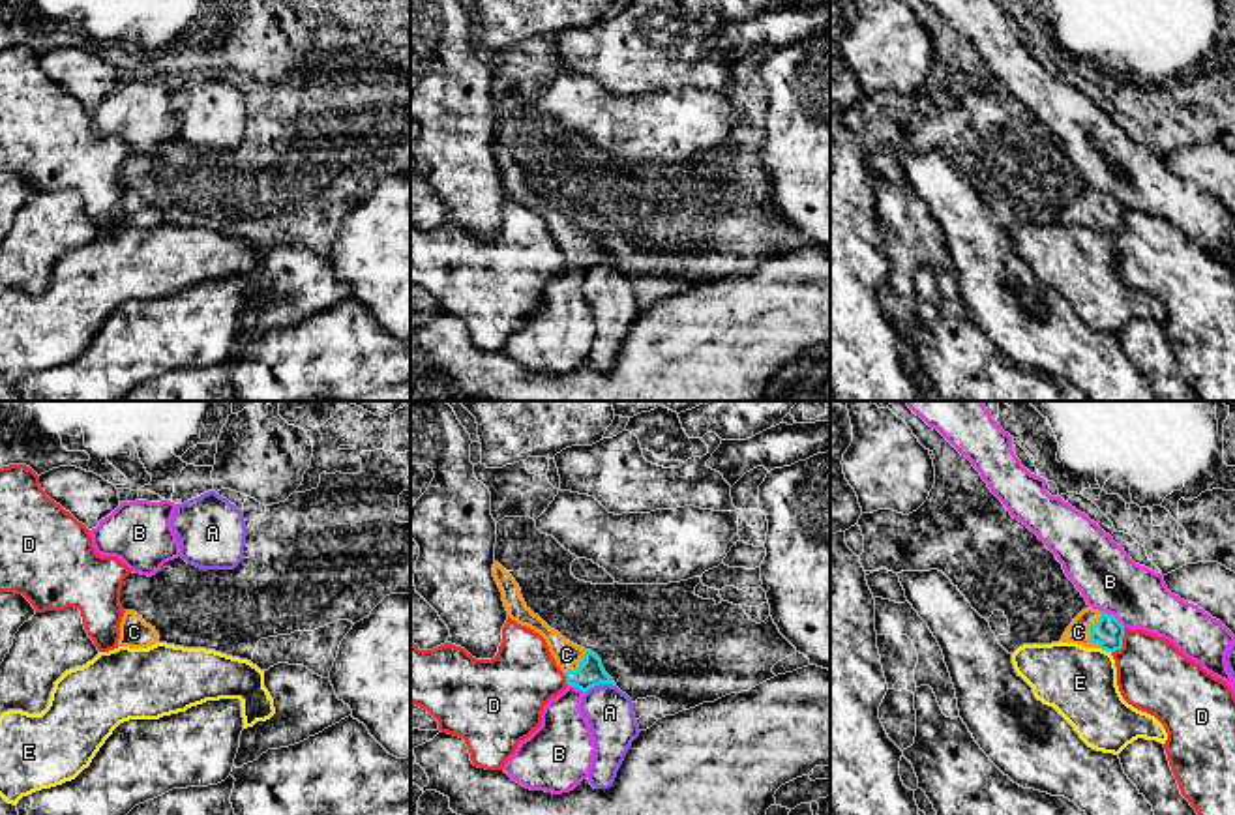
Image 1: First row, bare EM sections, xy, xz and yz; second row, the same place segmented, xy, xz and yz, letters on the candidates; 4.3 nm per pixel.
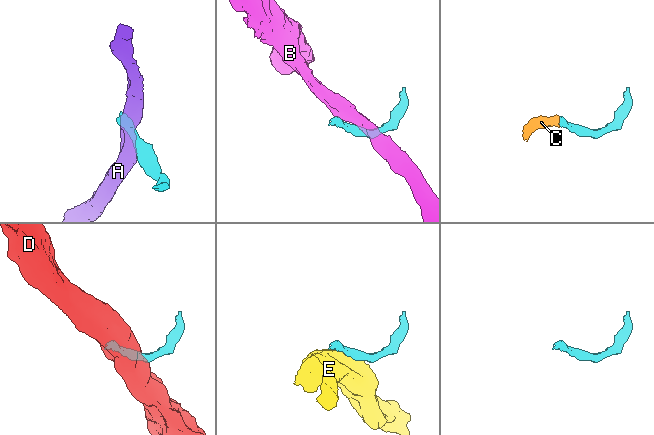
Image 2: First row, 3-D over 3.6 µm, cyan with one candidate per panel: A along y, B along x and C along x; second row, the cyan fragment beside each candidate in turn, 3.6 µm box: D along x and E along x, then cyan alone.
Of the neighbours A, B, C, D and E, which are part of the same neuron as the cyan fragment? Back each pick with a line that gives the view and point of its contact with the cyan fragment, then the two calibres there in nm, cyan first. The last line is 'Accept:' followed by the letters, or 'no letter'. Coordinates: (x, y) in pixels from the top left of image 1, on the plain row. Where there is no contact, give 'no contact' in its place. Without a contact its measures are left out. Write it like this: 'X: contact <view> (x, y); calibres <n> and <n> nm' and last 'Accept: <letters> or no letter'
C: contact yz (1089, 210); calibres 120 and 100 nm
Accept: C

